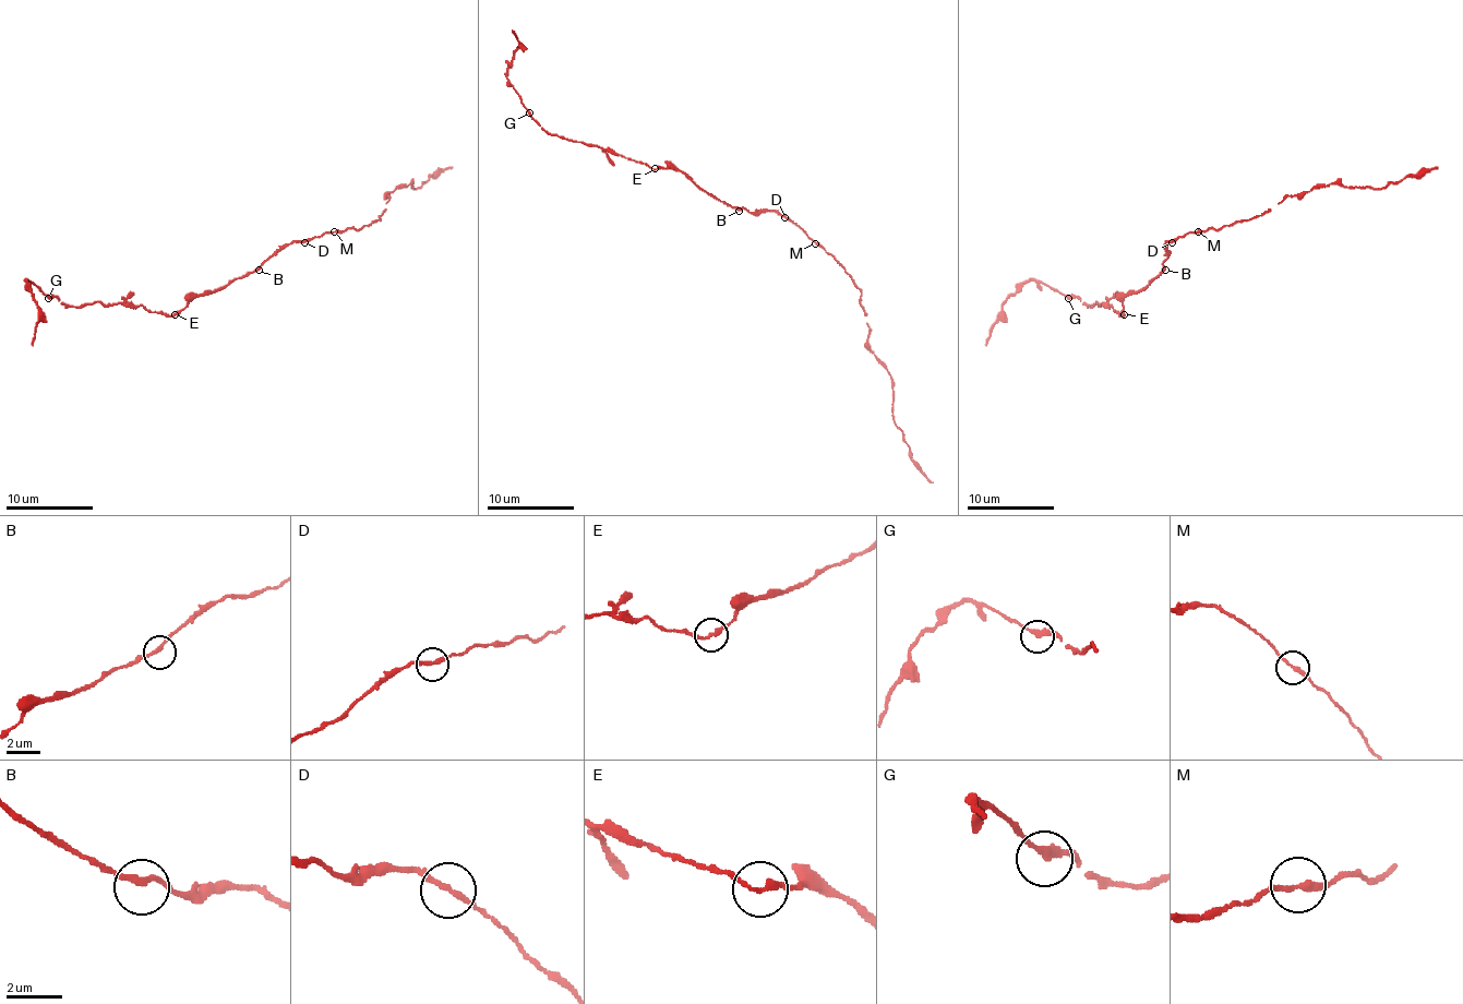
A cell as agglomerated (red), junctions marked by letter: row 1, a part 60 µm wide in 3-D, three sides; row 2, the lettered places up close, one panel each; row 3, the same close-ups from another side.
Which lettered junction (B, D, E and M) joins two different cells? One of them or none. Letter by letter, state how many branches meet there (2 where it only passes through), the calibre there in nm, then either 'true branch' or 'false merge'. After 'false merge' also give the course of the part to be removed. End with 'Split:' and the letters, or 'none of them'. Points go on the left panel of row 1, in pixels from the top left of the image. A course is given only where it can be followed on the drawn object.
B: branches 2; calibre 190 nm; true branch
D: branches 2; calibre 200 nm; true branch
E: branches 2; calibre 200 nm; true branch
M: branches 2; calibre 200 nm; true branch
Split: none of them

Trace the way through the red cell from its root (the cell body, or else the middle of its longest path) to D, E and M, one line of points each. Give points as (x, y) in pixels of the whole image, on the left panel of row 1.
D: (259, 267), (289, 244), (304, 242)
E: (259, 267), (224, 287), (195, 296), (174, 313)
M: (259, 267), (294, 242), (313, 240), (334, 231)

